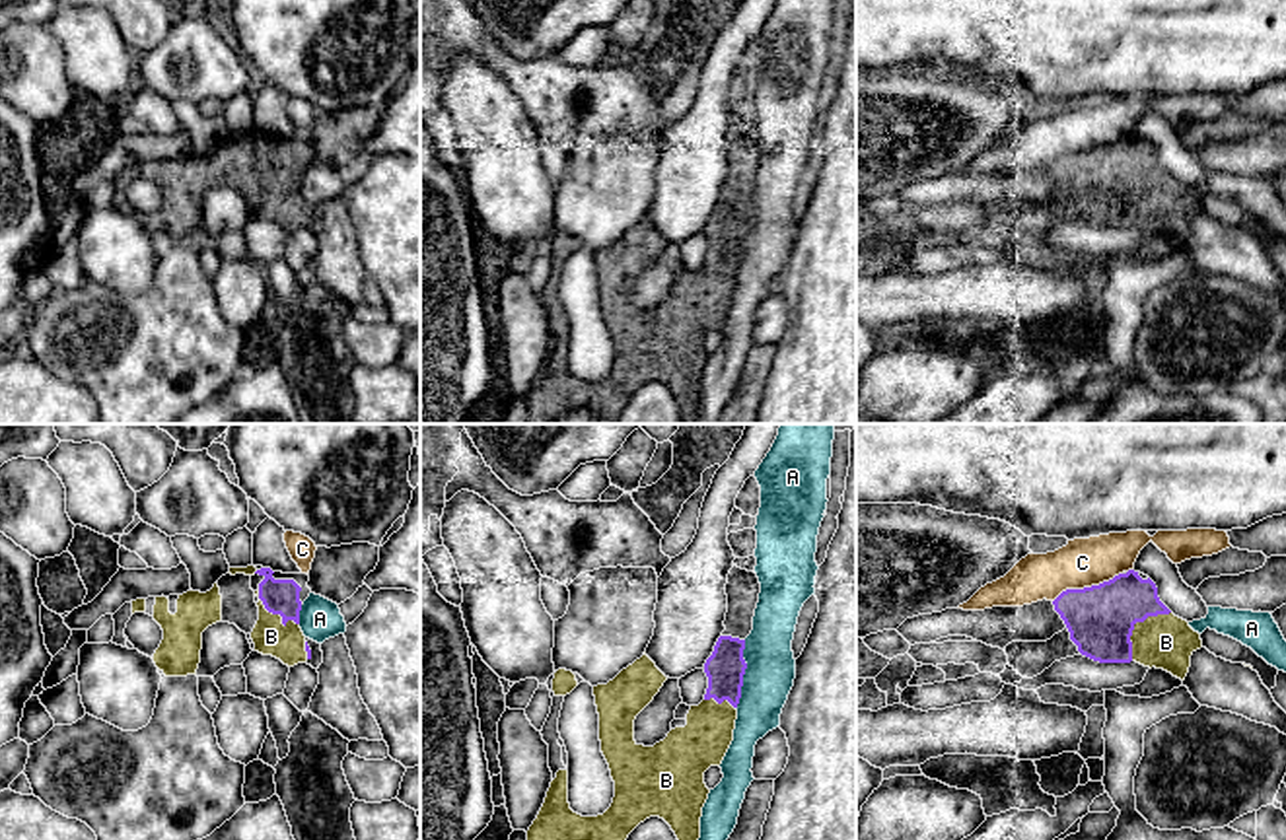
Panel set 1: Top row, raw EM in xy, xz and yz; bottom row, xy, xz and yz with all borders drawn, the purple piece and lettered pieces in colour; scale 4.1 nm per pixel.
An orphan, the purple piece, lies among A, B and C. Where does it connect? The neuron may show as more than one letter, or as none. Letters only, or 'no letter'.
B

